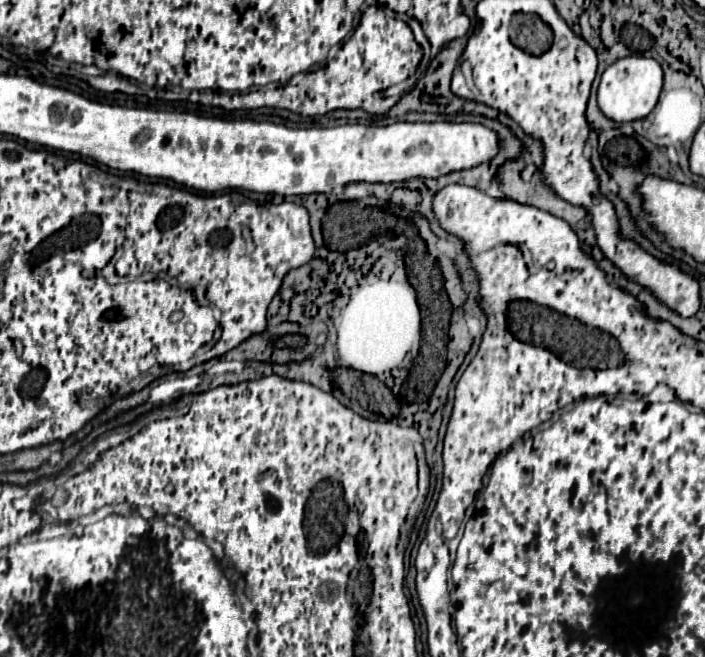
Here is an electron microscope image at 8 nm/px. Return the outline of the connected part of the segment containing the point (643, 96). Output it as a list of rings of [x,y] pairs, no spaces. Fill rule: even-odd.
[[[645,56],[619,58],[601,76],[597,90],[599,110],[615,122],[633,122],[645,118],[655,108],[661,86],[663,86],[663,70],[653,58],[645,58]]]

